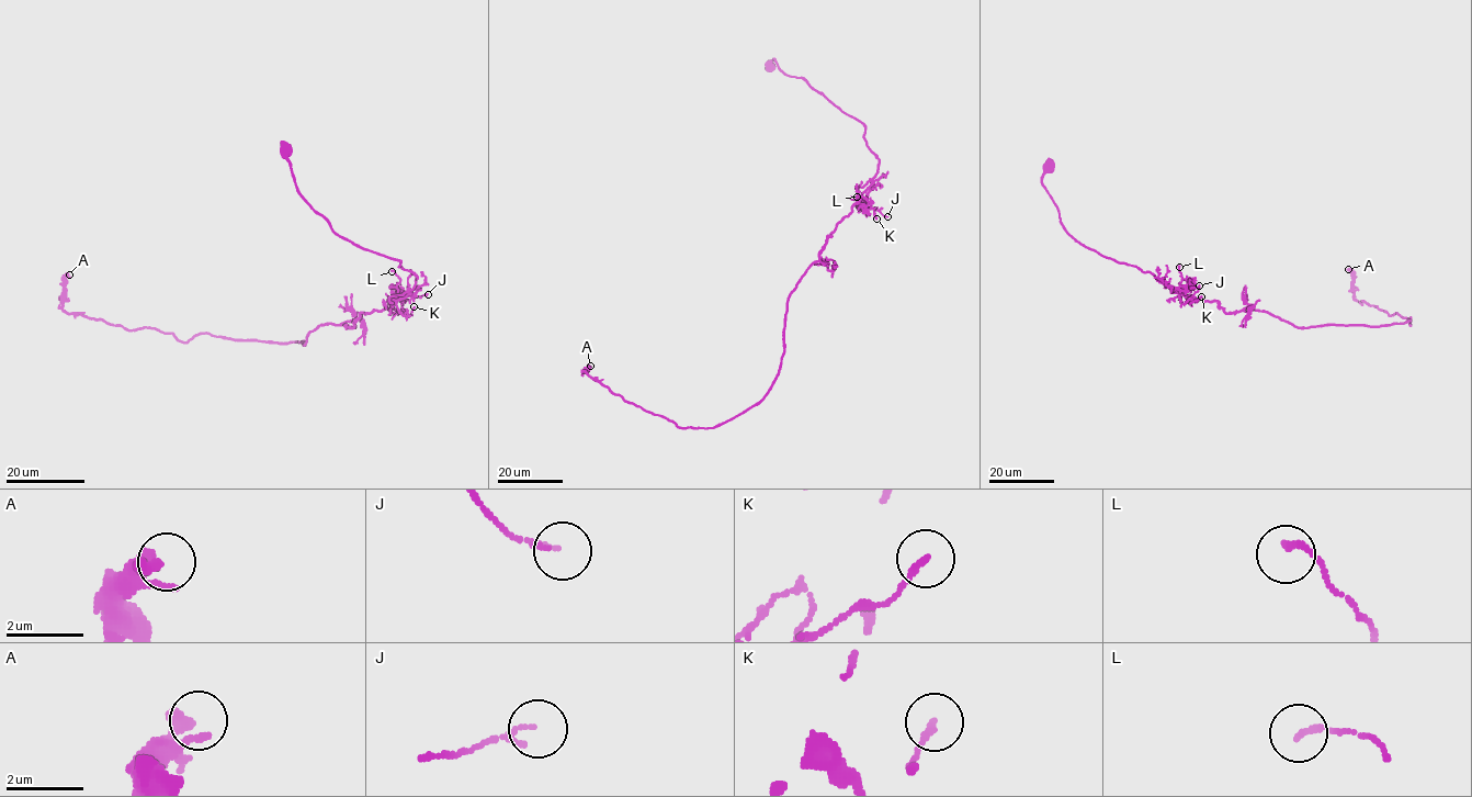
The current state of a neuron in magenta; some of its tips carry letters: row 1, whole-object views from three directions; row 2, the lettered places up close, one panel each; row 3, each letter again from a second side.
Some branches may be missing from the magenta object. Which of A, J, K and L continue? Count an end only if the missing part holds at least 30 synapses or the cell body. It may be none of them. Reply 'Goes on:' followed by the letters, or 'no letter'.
Goes on: no letter

